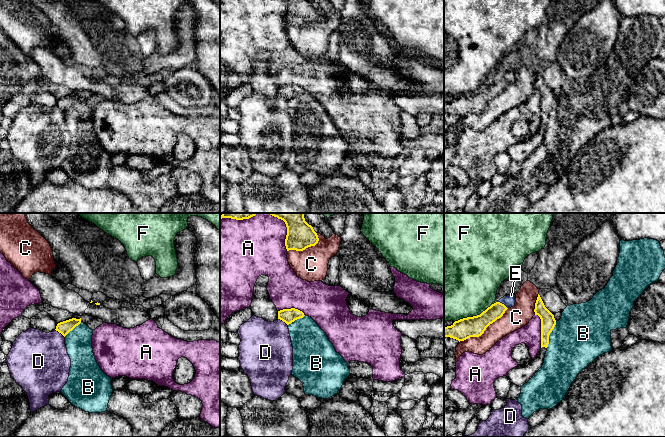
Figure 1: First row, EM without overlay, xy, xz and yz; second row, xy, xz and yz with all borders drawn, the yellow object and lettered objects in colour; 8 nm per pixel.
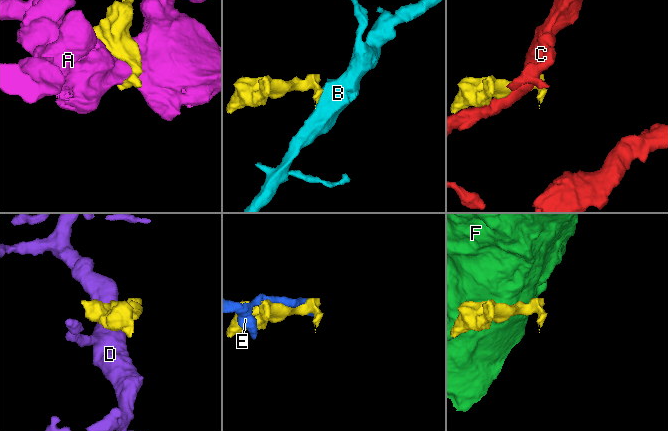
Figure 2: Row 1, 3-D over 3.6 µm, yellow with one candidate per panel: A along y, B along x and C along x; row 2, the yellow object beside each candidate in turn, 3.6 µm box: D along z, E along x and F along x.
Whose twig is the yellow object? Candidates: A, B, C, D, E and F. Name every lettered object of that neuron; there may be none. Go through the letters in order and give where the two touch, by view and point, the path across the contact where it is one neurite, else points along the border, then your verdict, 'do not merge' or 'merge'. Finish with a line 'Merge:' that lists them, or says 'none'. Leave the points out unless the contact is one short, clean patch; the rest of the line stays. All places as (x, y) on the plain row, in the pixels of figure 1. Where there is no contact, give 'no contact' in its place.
A: contact yz (541, 106); do not merge
B: contact yz (549, 110); way yz (548, 98), (549, 110), (555, 112), (580, 112); merge
C: contact yz (484, 106); do not merge
D: contact xy (60, 108); border xy (55, 105), (64, 113); do not merge
E: contact yz (503, 80); do not merge
F: contact yz (473, 92); do not merge
Merge: B

